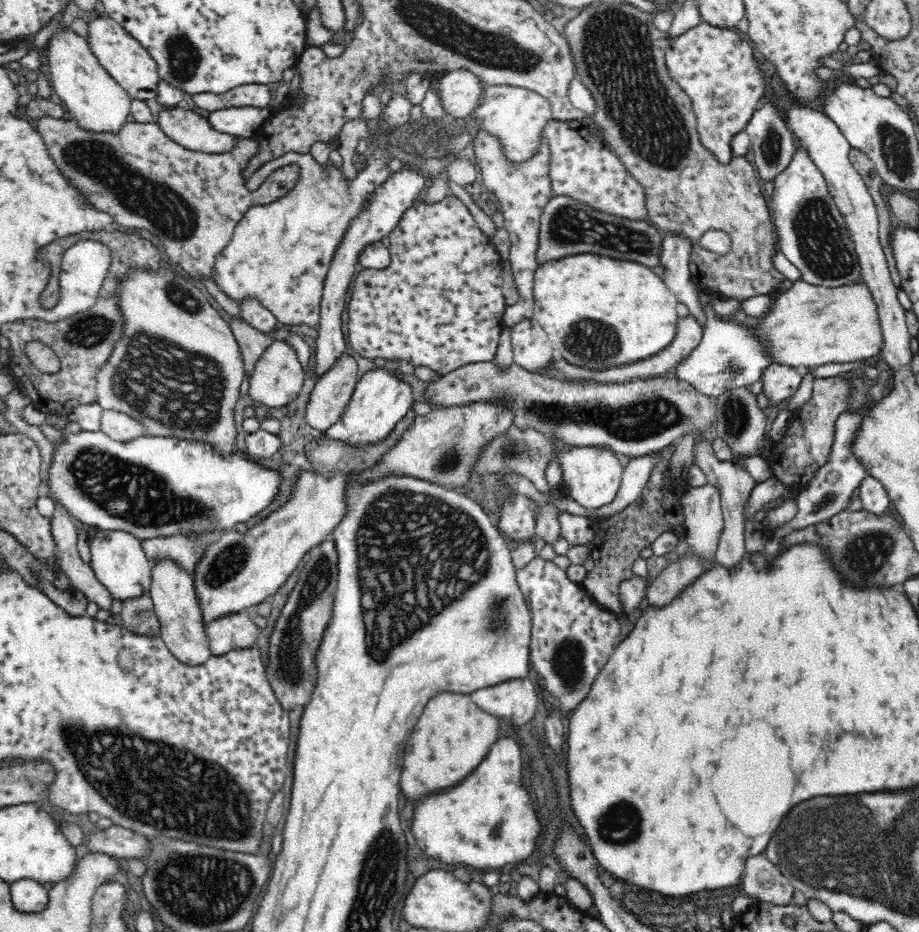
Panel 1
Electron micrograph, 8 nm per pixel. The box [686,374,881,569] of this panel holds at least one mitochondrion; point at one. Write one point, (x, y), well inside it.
(736, 413)

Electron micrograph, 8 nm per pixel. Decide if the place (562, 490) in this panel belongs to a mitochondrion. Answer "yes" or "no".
no

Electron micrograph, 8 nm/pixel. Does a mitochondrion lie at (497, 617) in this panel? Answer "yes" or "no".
yes

